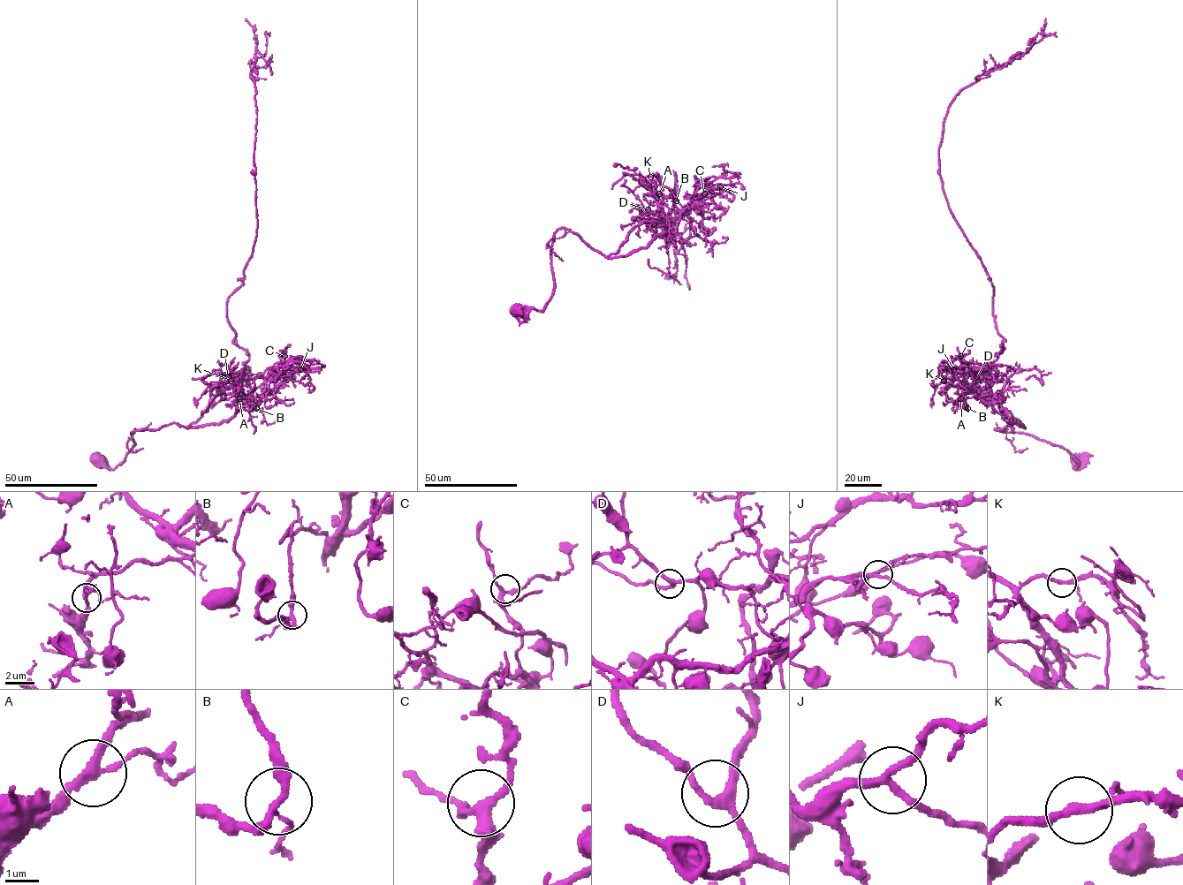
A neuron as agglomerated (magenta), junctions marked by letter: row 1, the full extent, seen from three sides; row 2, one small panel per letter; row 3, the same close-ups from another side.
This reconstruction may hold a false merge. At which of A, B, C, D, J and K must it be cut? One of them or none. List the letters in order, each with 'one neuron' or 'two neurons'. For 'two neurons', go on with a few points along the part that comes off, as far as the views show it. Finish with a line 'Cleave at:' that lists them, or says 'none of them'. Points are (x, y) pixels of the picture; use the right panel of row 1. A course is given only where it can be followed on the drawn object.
A: one neuron
B: one neuron
C: one neuron
D: one neuron
J: one neuron
K: one neuron
Cleave at: none of them

